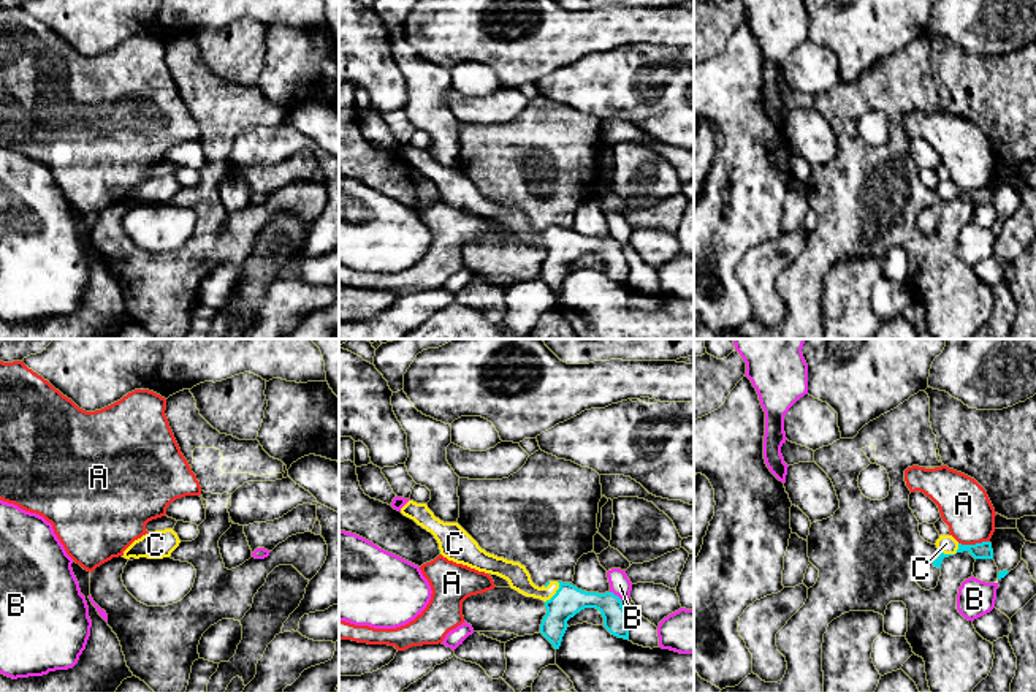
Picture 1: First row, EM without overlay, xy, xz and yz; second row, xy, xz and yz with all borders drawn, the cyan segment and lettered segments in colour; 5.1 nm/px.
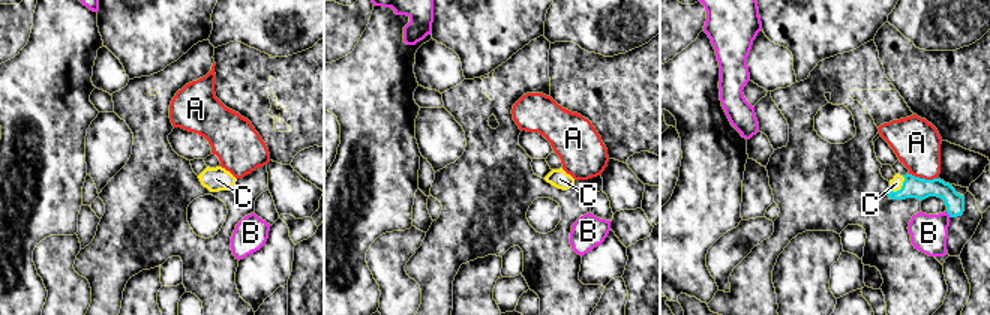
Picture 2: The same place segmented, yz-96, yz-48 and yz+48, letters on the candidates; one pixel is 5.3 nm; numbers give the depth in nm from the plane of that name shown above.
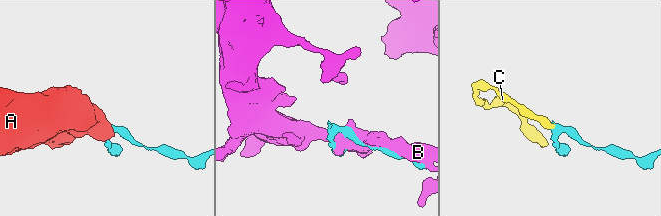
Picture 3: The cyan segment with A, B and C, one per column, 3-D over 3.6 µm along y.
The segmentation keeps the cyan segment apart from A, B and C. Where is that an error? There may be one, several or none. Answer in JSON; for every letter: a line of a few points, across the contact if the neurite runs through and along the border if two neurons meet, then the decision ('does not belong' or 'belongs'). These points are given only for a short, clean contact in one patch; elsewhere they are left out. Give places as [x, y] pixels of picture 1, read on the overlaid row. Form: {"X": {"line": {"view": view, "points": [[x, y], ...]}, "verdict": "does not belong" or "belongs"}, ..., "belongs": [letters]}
{"A": {"line": {"view": "yz", "points": [[989, 540], [959, 543]]}, "verdict": "does not belong"}, "B": {"verdict": "does not belong"}, "C": {"line": {"view": "xz", "points": [[567, 600], [556, 593], [536, 593], [517, 575]]}, "verdict": "belongs"}, "belongs": ["C"]}

